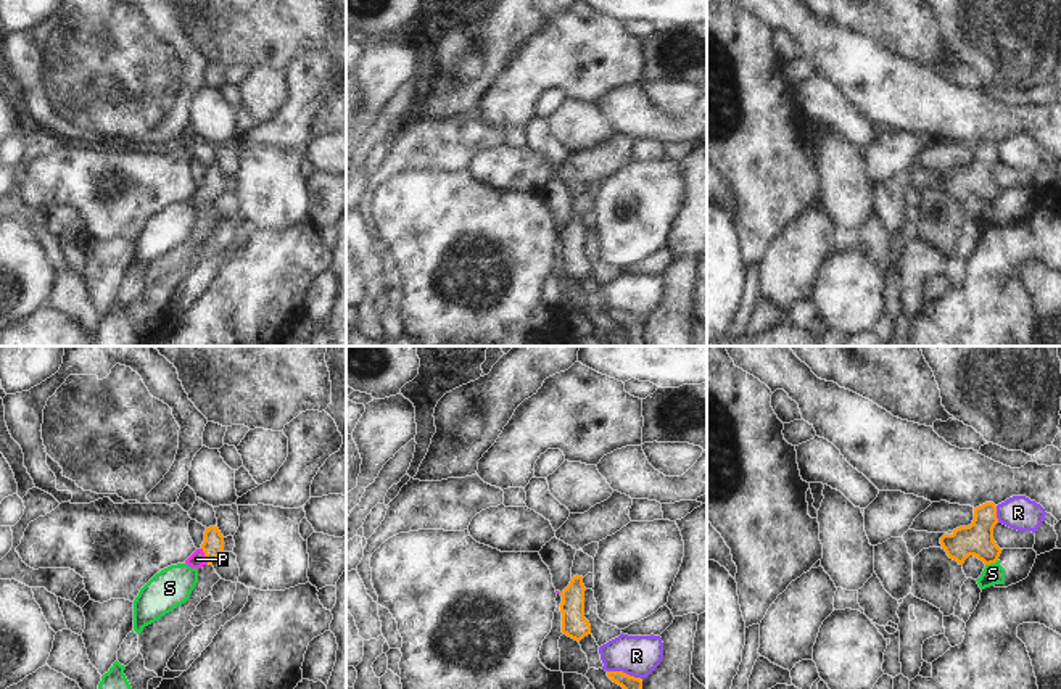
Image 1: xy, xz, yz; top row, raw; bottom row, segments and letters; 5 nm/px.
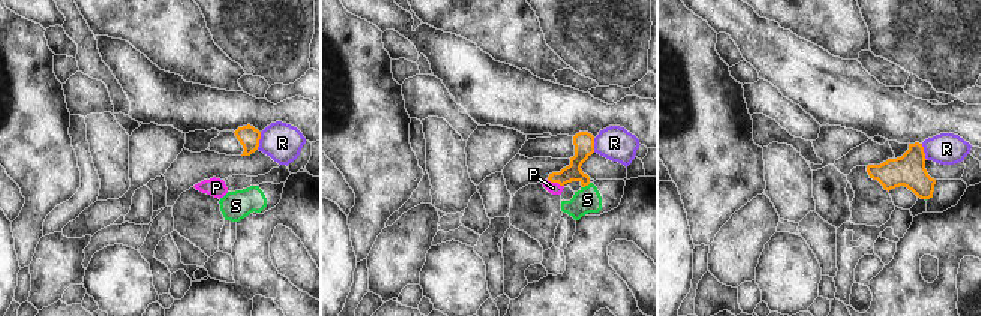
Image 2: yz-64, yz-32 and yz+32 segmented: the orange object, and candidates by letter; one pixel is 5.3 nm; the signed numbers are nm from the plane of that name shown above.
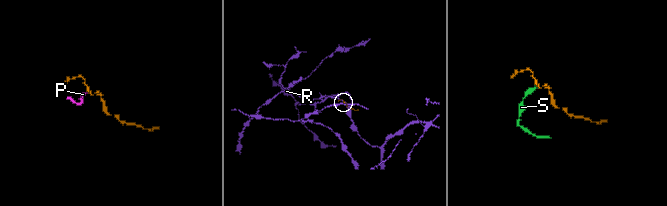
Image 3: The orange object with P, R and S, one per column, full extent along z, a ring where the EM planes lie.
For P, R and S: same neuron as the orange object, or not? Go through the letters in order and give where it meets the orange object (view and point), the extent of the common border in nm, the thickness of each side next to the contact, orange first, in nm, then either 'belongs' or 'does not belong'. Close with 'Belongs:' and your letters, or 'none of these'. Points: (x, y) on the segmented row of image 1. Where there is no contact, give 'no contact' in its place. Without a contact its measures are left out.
P: contact xy (205, 554); length 90 nm; calibres 110 and 80 nm; belongs
R: contact xz (625, 673); length 180 nm; calibres 70 and 200 nm; does not belong
S: contact yz (990, 562); length 70 nm; calibres 160 and 100 nm; does not belong
Belongs: P

